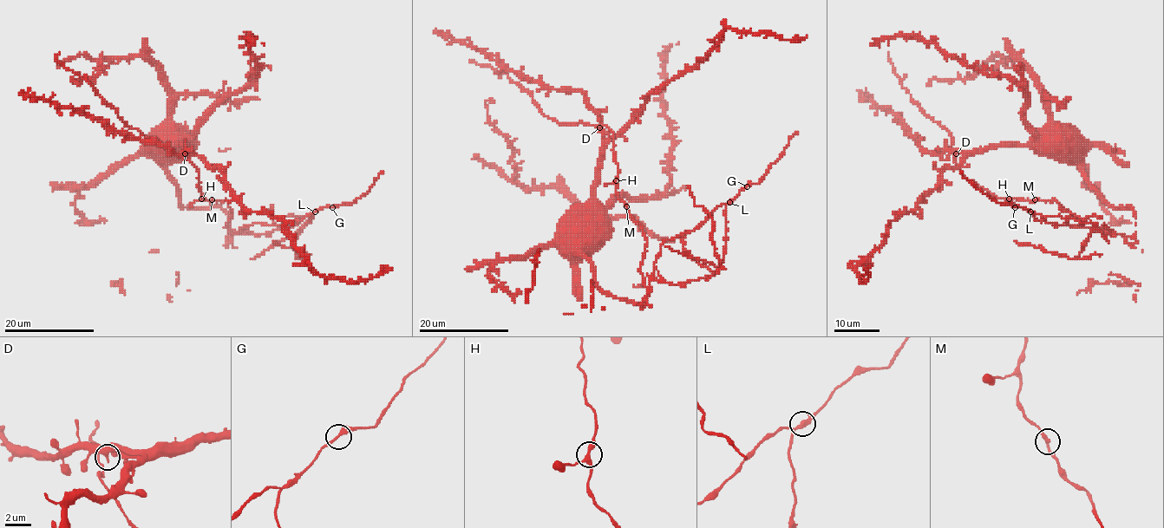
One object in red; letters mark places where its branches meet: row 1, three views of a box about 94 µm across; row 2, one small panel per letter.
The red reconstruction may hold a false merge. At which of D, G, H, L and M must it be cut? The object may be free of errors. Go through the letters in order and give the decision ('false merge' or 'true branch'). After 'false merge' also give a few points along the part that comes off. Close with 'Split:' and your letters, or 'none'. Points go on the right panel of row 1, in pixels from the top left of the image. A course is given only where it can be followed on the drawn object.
D: true branch
G: true branch
H: true branch
L: false merge
M: true branch
Split: L

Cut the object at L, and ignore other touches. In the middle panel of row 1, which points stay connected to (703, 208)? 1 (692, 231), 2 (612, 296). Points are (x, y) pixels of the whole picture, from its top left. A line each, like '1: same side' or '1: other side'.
1: other side
2: other side

